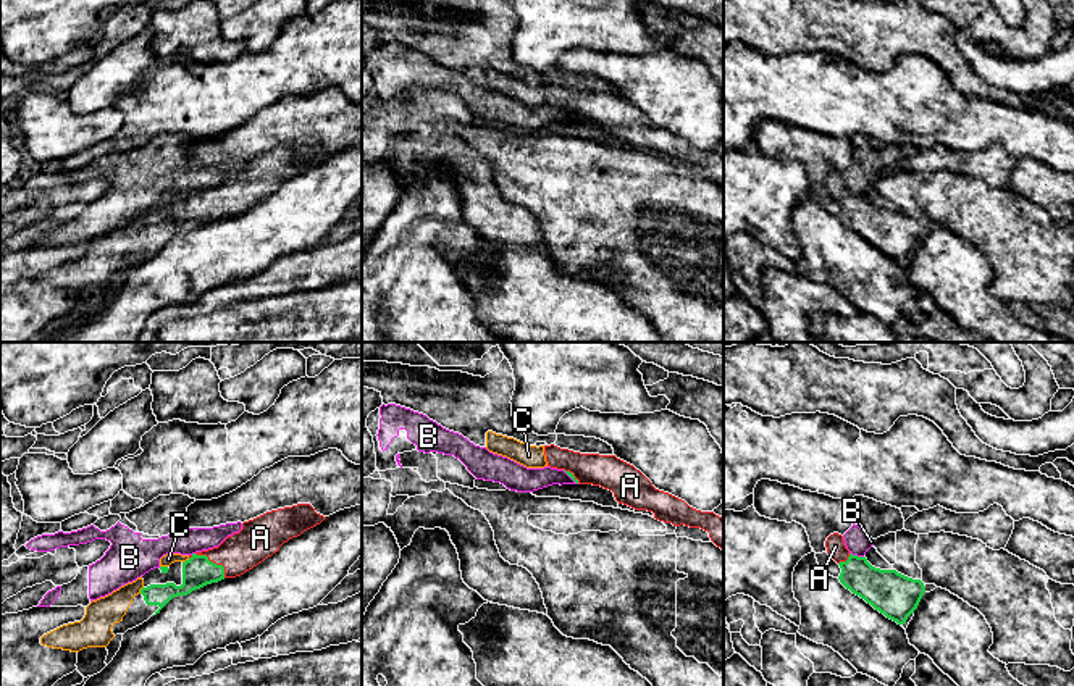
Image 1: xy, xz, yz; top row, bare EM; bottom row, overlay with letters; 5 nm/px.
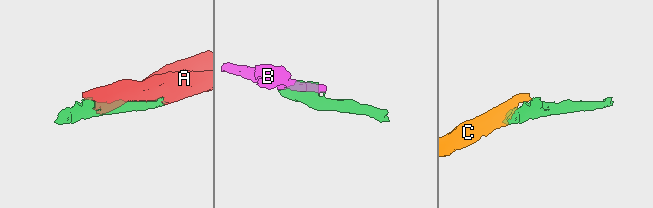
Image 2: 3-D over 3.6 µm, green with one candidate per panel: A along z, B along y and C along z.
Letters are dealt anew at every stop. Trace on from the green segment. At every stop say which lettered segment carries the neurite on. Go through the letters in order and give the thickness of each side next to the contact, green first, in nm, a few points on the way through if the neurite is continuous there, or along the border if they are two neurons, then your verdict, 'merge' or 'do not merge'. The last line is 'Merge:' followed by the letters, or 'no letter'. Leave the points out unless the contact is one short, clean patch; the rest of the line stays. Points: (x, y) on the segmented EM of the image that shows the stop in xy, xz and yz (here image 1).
A: calibres 160 and 200 nm; merge
B: calibres 220 and 120 nm; do not merge
C: calibres 160 and 60 nm; merge
Merge: A, C

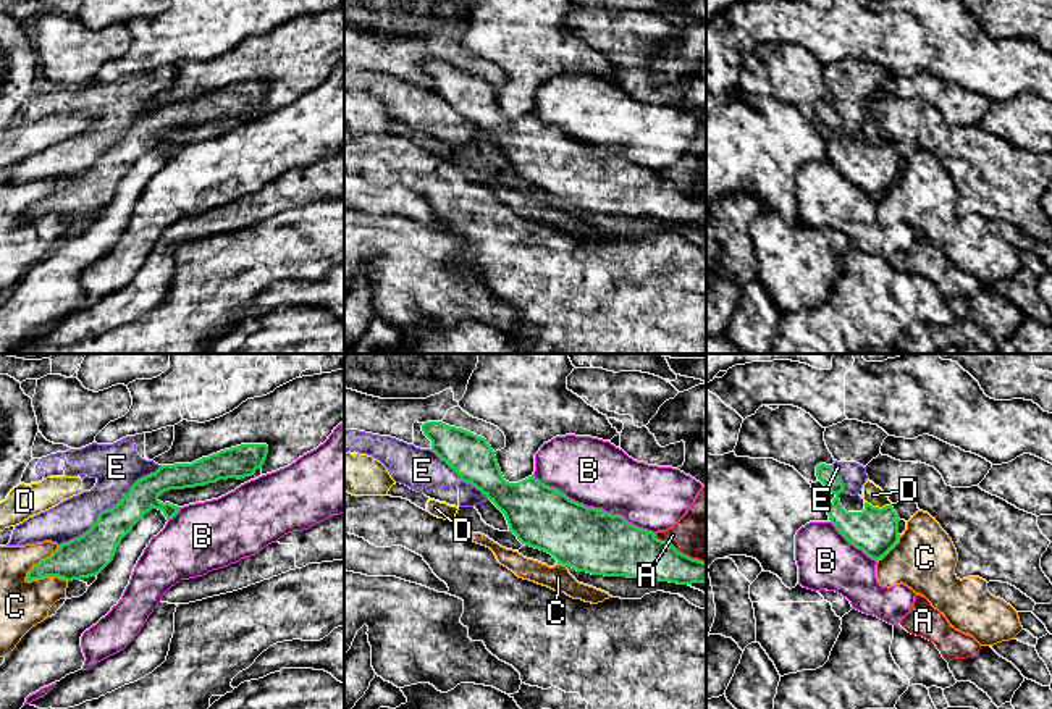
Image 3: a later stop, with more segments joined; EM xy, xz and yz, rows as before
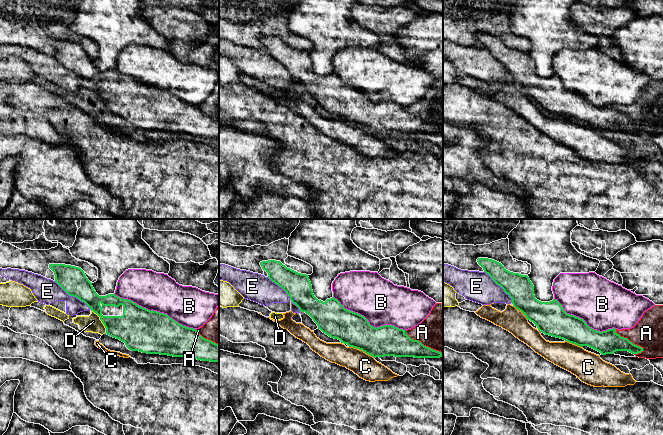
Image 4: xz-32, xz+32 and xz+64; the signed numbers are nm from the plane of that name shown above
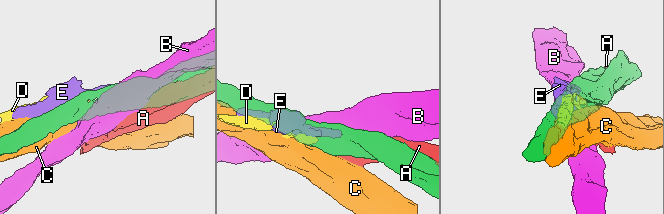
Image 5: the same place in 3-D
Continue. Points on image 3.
A: calibres 260 and 280 nm; do not merge
B: calibres 320 and 340 nm; do not merge
C: calibres 200 and 240 nm; do not merge
D: calibres 220 and 100 nm; border yz (865, 501), (879, 507), (891, 504); do not merge
E: calibres 200 and 240 nm; do not merge
Merge: no letter

